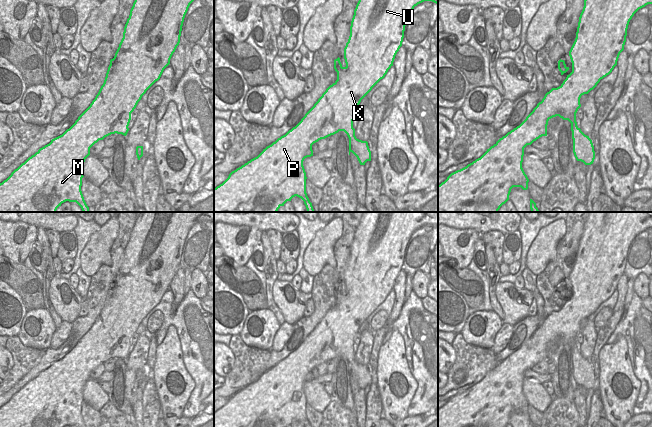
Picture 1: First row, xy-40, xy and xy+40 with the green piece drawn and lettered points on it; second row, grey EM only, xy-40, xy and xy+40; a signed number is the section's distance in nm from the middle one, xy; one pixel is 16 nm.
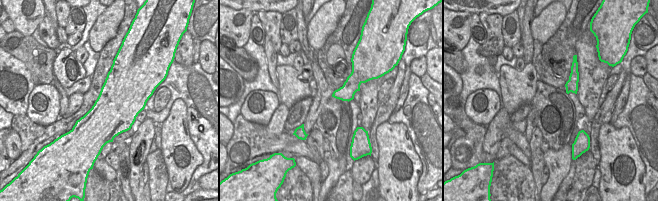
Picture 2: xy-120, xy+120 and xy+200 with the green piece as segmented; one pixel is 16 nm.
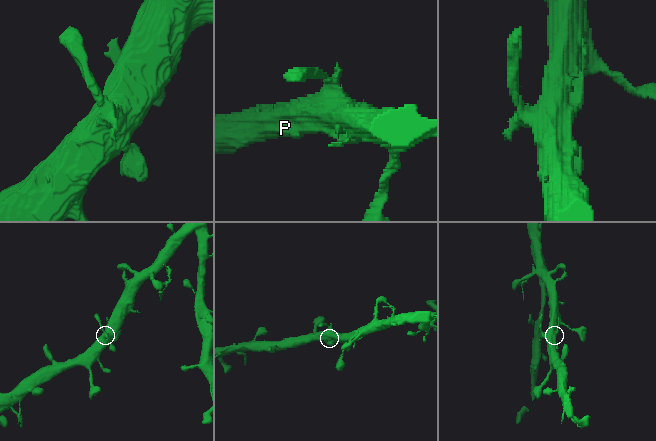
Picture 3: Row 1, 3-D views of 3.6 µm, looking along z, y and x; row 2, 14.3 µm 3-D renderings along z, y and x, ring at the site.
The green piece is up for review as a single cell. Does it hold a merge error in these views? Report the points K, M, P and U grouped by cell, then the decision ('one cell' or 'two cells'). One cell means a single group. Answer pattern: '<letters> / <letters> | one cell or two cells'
K M P U | one cell

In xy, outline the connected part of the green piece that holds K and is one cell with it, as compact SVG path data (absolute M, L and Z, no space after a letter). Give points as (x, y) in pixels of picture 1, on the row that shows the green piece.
M438 0L358 1L351 21L350 36L344 48L346 66L342 66L339 57L334 60L337 80L326 89L295 127L263 149L257 157L232 171L222 184L214 188L214 212L277 212L281 206L284 206L287 201L291 201L295 196L304 201L307 212L315 212L306 193L307 177L303 161L305 158L313 156L312 145L314 143L339 131L344 131L349 138L349 155L352 152L360 165L365 165L367 161L371 161L368 142L359 140L355 136L355 129L353 128L354 112L359 108L361 100L385 77L388 70L393 66L395 56L402 46L408 17L414 7L424 1L432 1L438 5Z

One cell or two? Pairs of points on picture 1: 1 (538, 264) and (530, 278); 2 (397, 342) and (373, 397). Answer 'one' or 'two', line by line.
1: two
2: two

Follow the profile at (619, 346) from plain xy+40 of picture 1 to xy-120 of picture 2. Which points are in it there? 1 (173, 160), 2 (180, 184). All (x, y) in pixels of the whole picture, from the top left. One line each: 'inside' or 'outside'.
1: inside
2: inside

